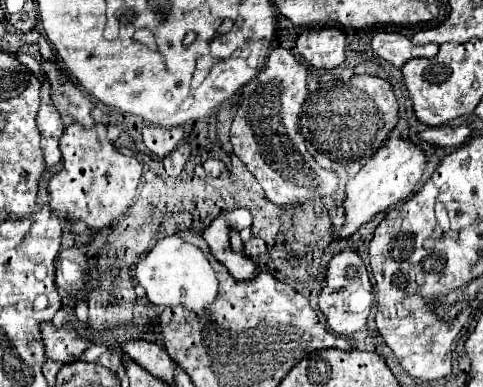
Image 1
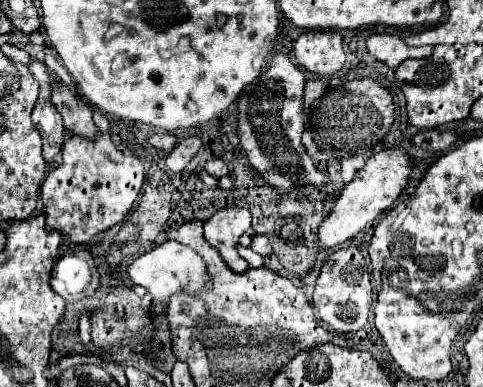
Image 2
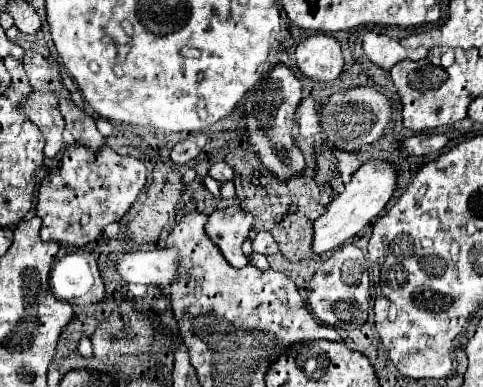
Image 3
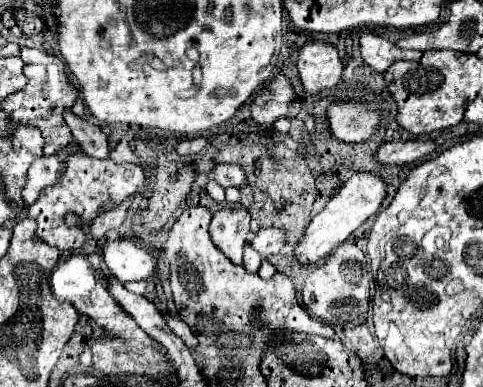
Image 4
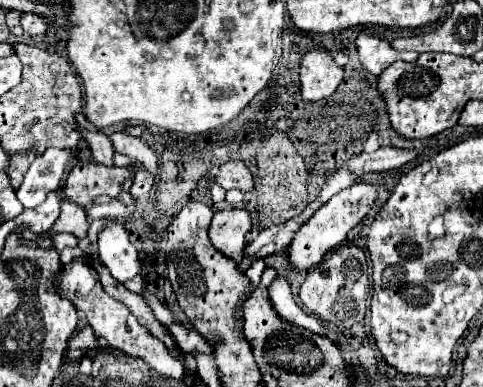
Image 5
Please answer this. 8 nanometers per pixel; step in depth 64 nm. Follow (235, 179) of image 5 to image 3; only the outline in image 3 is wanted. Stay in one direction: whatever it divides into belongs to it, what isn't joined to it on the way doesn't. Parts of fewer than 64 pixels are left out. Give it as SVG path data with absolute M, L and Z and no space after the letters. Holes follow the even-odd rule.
M216 162L210 166L208 174L212 178L216 178L218 182L226 182L226 180L234 180L236 178L236 170L232 166L228 166L226 162Z

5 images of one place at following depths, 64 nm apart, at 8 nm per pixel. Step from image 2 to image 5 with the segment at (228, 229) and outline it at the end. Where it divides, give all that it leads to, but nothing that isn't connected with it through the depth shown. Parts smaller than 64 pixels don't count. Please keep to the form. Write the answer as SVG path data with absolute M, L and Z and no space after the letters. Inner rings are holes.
M226 208L214 214L210 224L210 240L224 256L242 262L246 234L252 228L252 218L244 208Z

